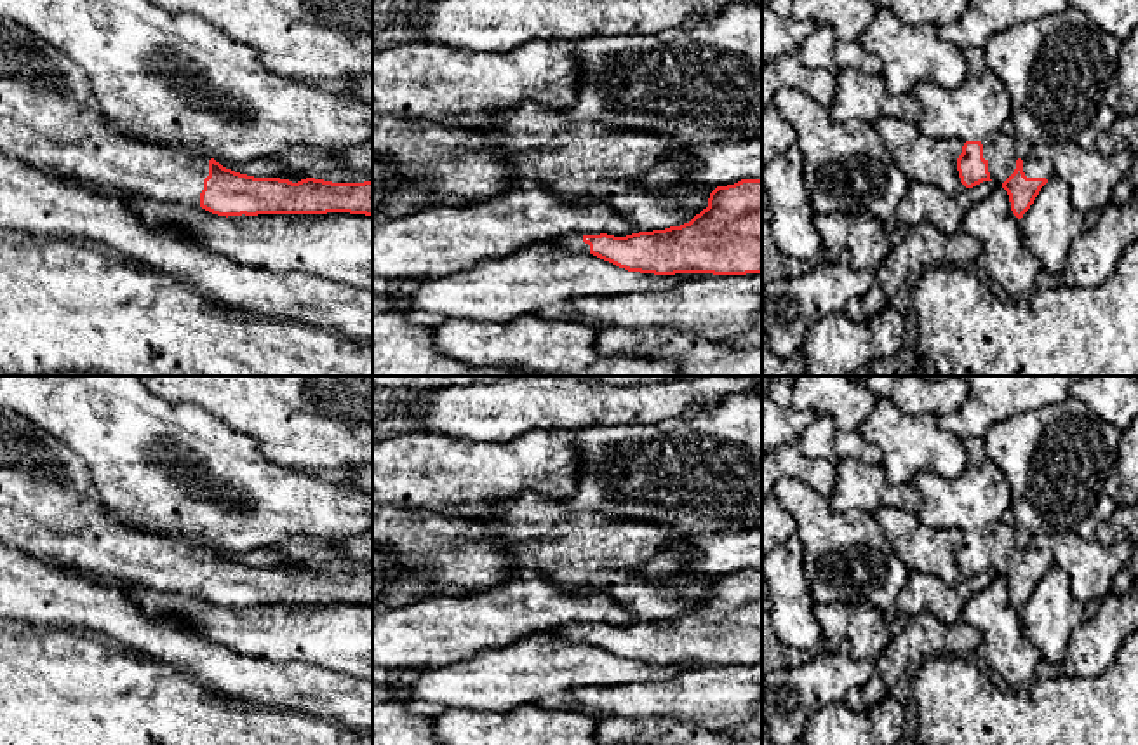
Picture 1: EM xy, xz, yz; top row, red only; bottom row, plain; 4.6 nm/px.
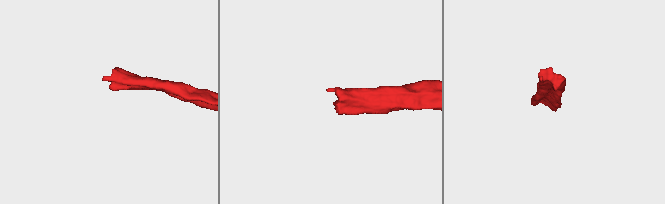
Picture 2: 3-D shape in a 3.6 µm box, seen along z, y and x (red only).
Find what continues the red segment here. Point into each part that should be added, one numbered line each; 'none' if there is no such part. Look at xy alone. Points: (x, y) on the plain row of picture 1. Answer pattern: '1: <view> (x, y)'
1: xy (49, 507)

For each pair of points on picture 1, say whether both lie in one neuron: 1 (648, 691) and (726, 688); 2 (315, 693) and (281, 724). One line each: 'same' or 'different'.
1: same
2: different

